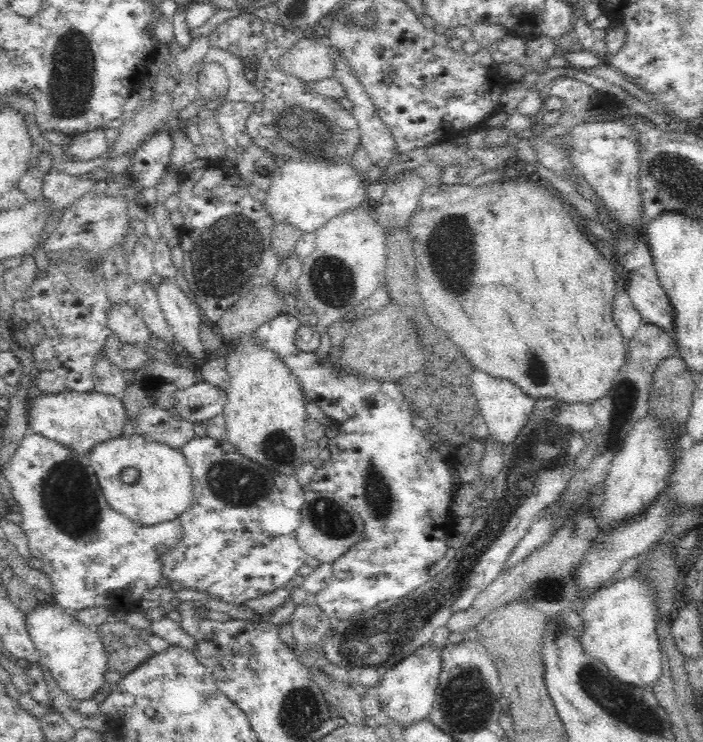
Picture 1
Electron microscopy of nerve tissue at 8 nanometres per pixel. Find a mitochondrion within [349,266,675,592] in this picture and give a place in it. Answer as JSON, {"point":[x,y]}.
{"point":[529,465]}

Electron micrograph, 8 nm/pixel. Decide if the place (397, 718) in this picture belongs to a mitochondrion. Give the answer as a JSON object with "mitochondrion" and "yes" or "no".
{"mitochondrion":"no"}

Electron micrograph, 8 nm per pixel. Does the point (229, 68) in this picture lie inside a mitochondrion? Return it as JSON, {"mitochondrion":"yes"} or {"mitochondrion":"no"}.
{"mitochondrion":"no"}

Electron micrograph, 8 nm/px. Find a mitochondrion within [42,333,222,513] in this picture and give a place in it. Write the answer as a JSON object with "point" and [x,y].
{"point":[153,383]}

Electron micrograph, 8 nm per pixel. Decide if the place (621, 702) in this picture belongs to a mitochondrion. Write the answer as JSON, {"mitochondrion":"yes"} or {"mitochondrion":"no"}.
{"mitochondrion":"yes"}

